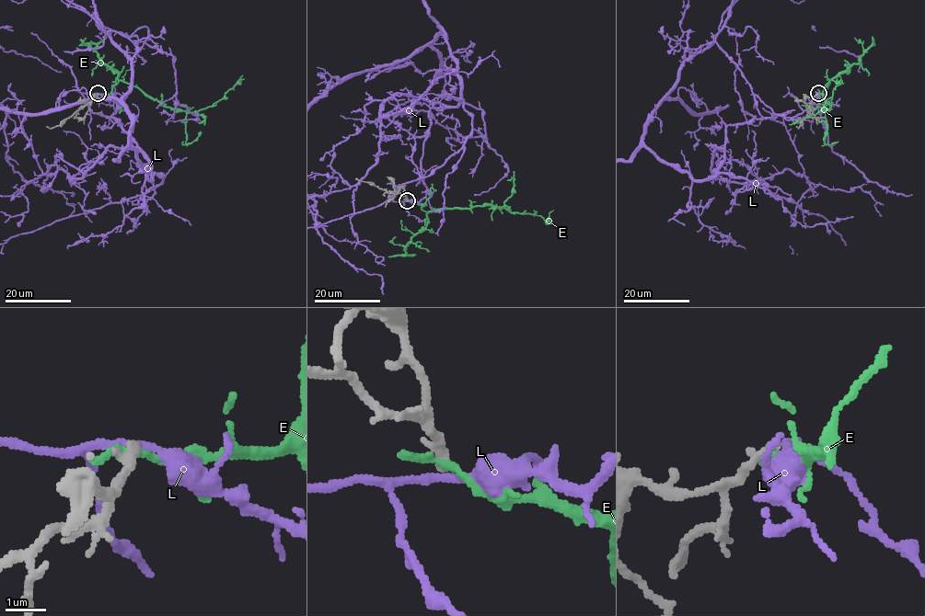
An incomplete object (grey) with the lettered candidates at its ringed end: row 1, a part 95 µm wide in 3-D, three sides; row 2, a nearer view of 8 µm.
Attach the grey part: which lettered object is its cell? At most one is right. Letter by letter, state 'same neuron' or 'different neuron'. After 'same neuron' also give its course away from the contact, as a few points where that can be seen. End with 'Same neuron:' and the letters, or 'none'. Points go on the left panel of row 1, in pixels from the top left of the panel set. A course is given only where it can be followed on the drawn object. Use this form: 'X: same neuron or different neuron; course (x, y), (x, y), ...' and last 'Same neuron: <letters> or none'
E: different neuron
L: different neuron
Same neuron: none

